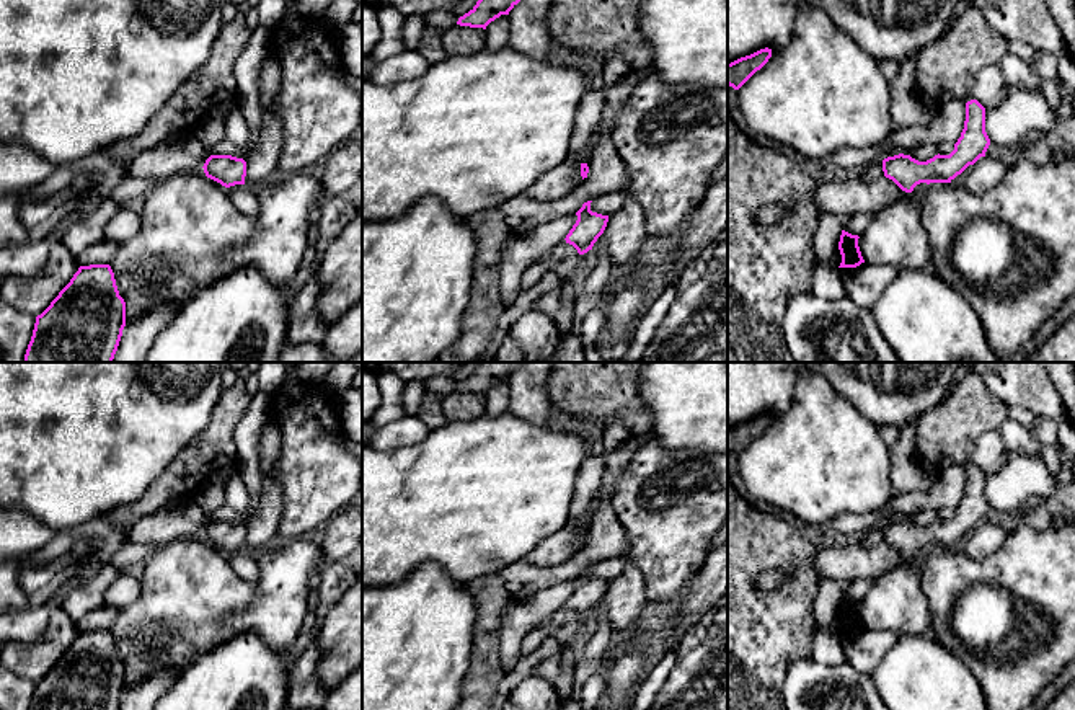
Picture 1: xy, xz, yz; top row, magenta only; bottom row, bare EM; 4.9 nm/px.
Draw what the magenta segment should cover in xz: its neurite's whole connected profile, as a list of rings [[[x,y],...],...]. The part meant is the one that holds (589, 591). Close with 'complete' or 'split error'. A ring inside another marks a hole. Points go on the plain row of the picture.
[[[592,566],[584,568],[576,578],[577,586],[564,604],[566,609],[573,610],[579,620],[592,615],[594,609],[604,599],[608,588],[608,581],[591,576],[591,568]]]; complete

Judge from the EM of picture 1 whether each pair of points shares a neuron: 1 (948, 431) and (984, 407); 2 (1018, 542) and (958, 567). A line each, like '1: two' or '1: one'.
1: one
2: one

